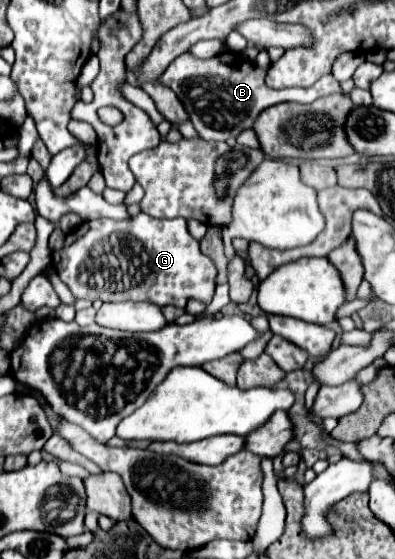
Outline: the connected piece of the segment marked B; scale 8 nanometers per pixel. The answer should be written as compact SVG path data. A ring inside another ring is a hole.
M222 52L214 58L202 60L192 54L180 54L172 64L166 68L166 72L160 76L160 82L170 86L182 106L186 108L192 126L204 140L228 140L236 138L242 130L252 128L258 114L274 104L282 102L300 102L310 104L322 96L342 92L340 84L332 74L326 74L310 88L284 88L274 90L268 88L264 82L266 70L258 68L256 64L250 66L250 60L236 52Z

